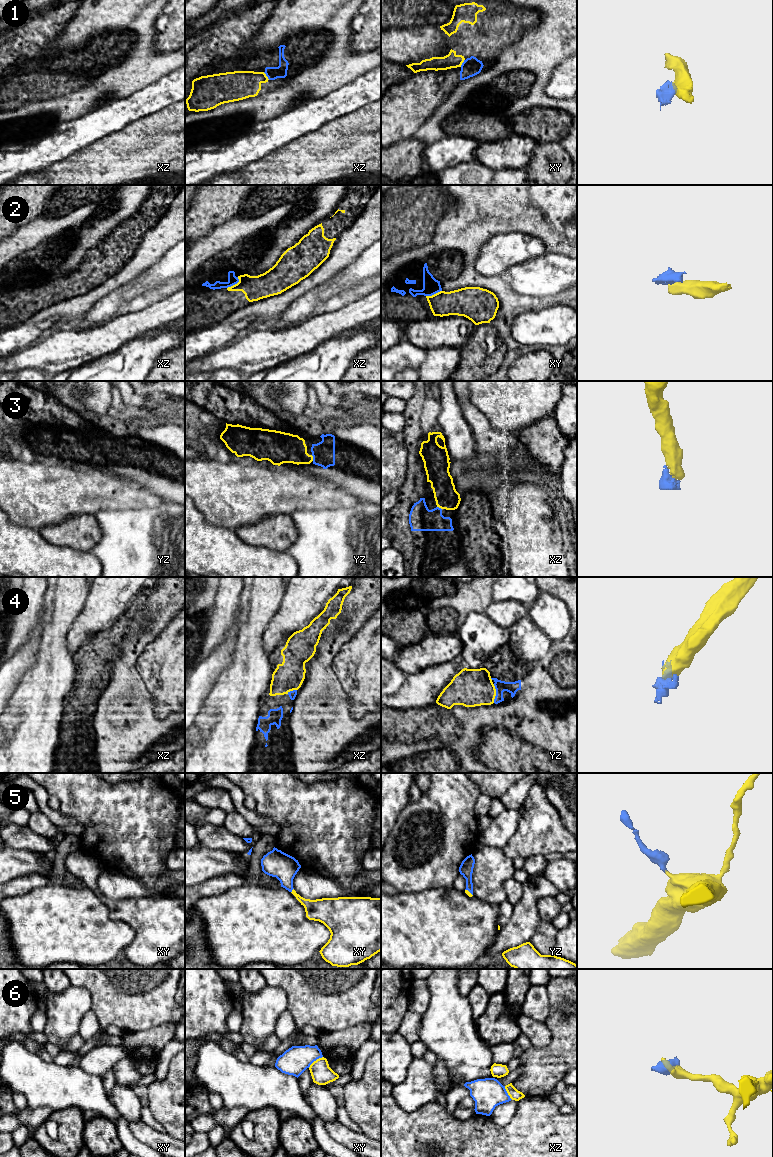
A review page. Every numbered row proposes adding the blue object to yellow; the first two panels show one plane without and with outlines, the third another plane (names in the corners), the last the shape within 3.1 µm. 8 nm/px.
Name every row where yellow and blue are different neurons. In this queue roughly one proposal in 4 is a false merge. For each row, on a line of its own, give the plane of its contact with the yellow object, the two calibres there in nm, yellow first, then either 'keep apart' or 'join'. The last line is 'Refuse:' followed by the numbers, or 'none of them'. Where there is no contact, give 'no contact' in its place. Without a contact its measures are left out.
1: contact in xz; calibres 240 and 100 nm; keep apart
2: contact in xz; calibres 190 and 80 nm; keep apart
3: contact in yz; calibres 240 and 180 nm; join
4: contact in yz; calibres 300 and 100 nm; join
5: contact in xy; calibres 170 and 220 nm; join
6: contact in xy; calibres 170 and 220 nm; keep apart
Refuse: 1, 2, 6

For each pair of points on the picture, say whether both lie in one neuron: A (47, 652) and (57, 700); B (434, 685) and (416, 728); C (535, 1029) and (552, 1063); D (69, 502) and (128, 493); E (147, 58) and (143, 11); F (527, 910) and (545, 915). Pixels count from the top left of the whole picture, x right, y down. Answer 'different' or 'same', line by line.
A: same
B: different
C: different
D: same
E: different
F: different

